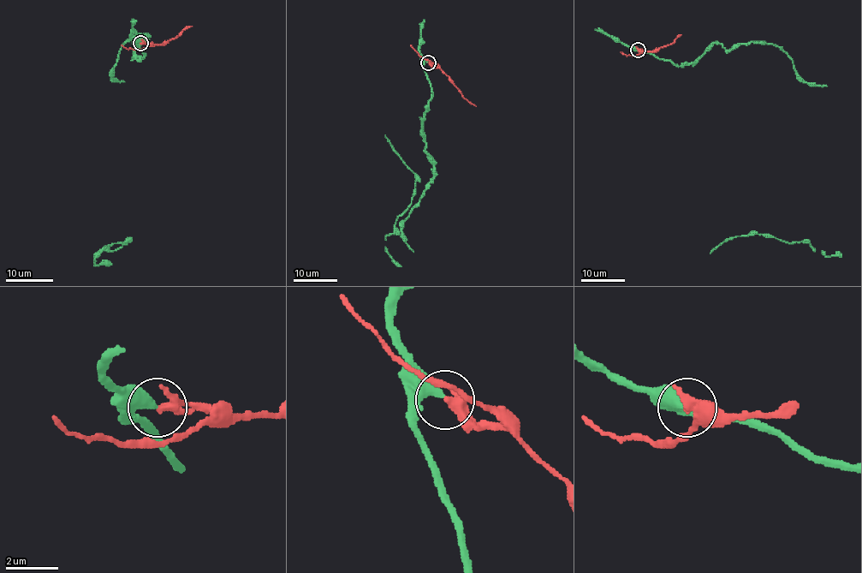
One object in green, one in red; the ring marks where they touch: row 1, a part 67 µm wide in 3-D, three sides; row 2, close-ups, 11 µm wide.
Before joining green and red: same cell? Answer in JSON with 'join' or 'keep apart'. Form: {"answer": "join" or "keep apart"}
{"answer": "keep apart"}

